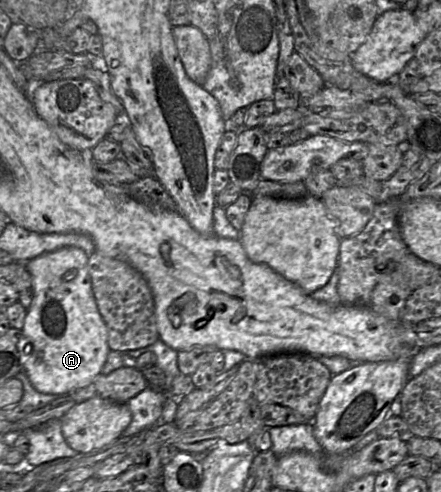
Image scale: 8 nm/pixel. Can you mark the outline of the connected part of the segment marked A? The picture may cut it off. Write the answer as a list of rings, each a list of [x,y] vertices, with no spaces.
[[[63,247],[24,263],[32,277],[34,298],[17,345],[22,371],[40,393],[63,396],[90,385],[101,374],[110,351],[108,331],[99,313],[88,268],[89,257],[78,247]]]

